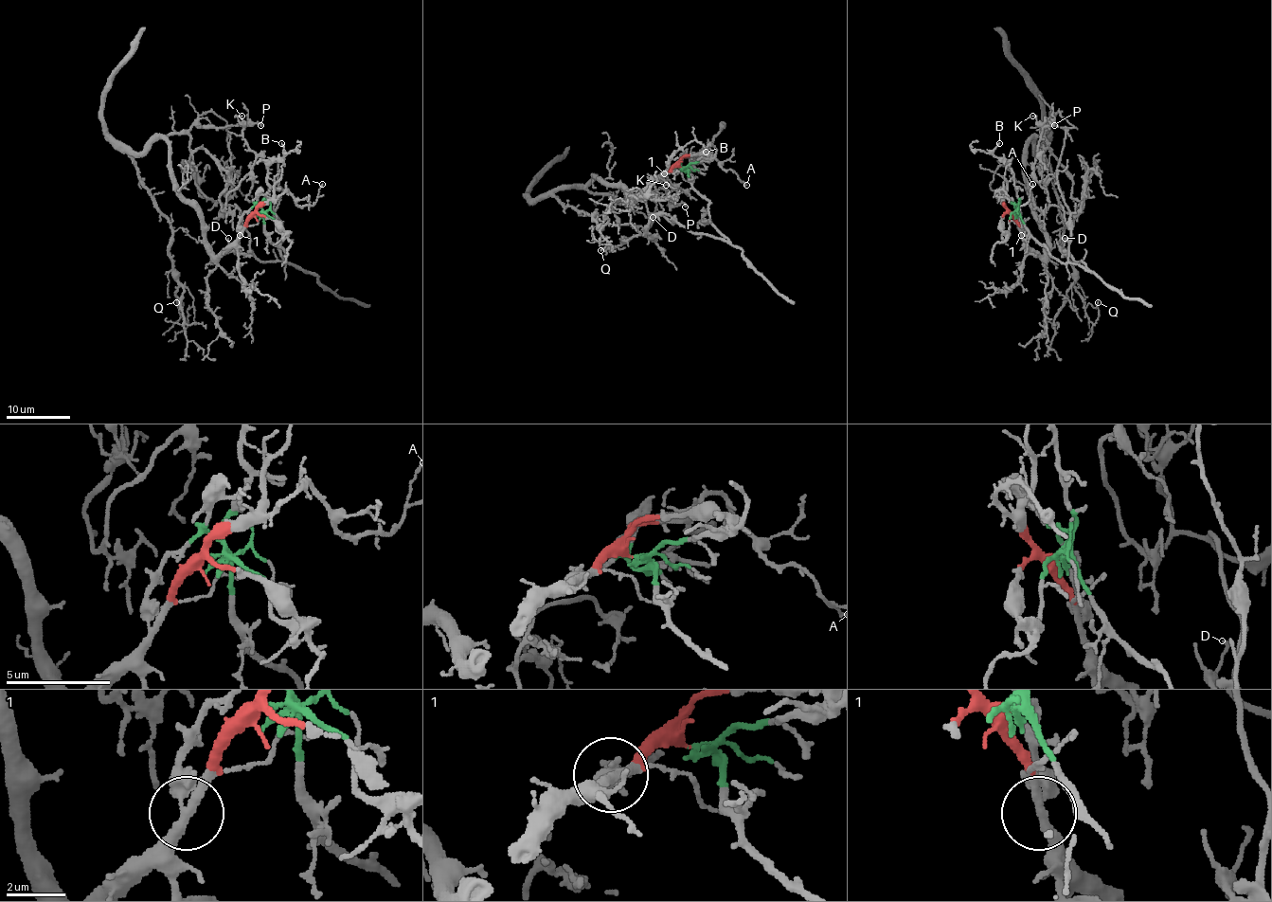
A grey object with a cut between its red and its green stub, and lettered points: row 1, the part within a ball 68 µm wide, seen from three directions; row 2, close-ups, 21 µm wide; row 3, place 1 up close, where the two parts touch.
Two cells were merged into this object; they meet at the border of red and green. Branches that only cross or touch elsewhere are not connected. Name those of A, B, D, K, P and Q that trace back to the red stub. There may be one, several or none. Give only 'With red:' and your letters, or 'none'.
With red: A, Q

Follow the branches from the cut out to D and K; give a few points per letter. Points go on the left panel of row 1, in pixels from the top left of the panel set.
D: (258, 212), (264, 215), (266, 236), (285, 255), (283, 261), (296, 266), (267, 261), (234, 250), (227, 238)
K: (258, 212), (283, 261), (296, 266), (261, 261), (237, 208), (223, 210), (255, 159), (241, 116)

